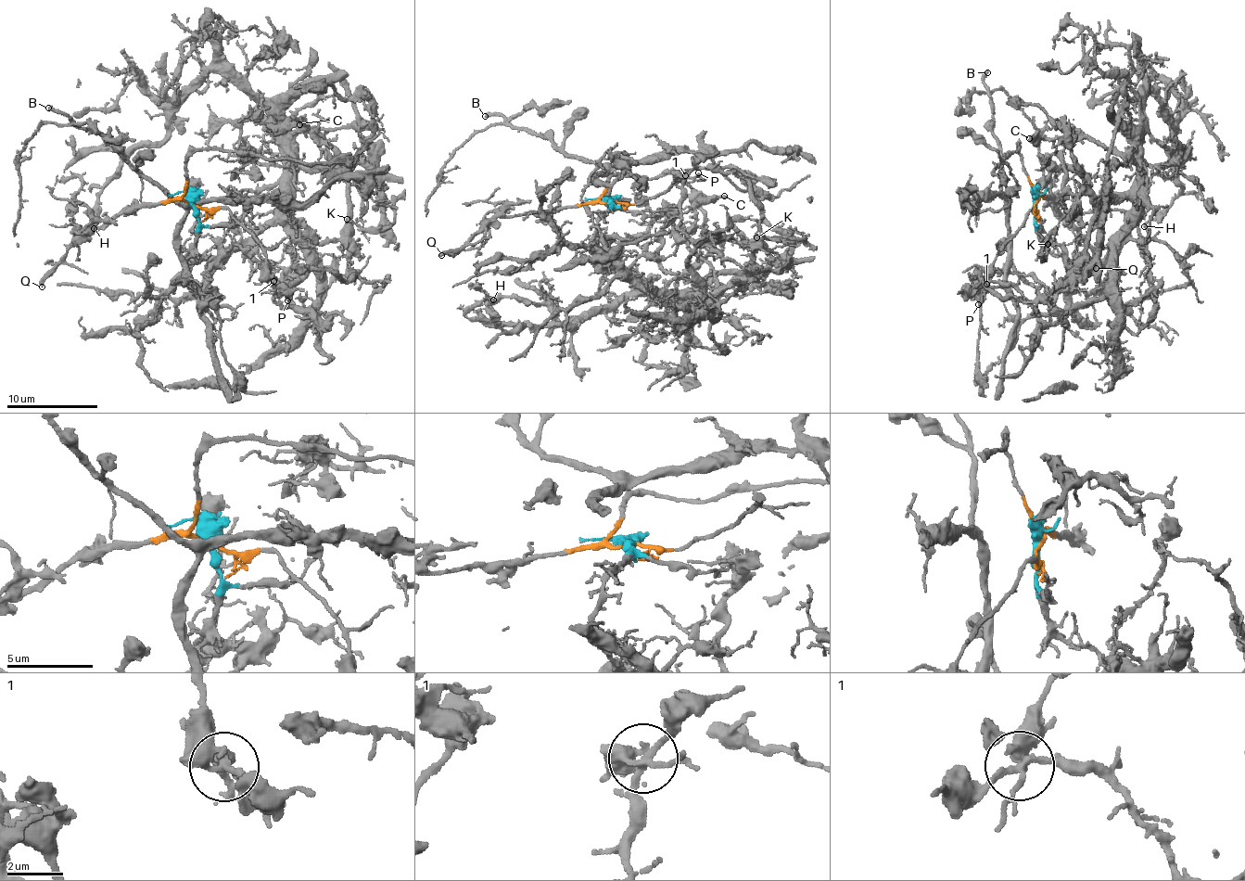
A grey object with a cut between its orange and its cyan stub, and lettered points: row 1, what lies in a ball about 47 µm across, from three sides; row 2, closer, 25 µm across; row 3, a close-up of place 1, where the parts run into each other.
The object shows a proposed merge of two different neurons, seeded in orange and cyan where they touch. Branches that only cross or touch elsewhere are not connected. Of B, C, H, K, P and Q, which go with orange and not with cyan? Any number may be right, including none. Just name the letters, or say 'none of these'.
B, P, Q

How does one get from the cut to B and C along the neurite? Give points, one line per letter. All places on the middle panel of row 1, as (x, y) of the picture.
B: (607, 202), (613, 176), (728, 167), (750, 177), (743, 190), (707, 156), (660, 152), (596, 165), (484, 117)
C: (607, 200), (592, 244), (692, 310), (715, 274), (689, 247), (688, 227), (700, 204), (725, 196)

